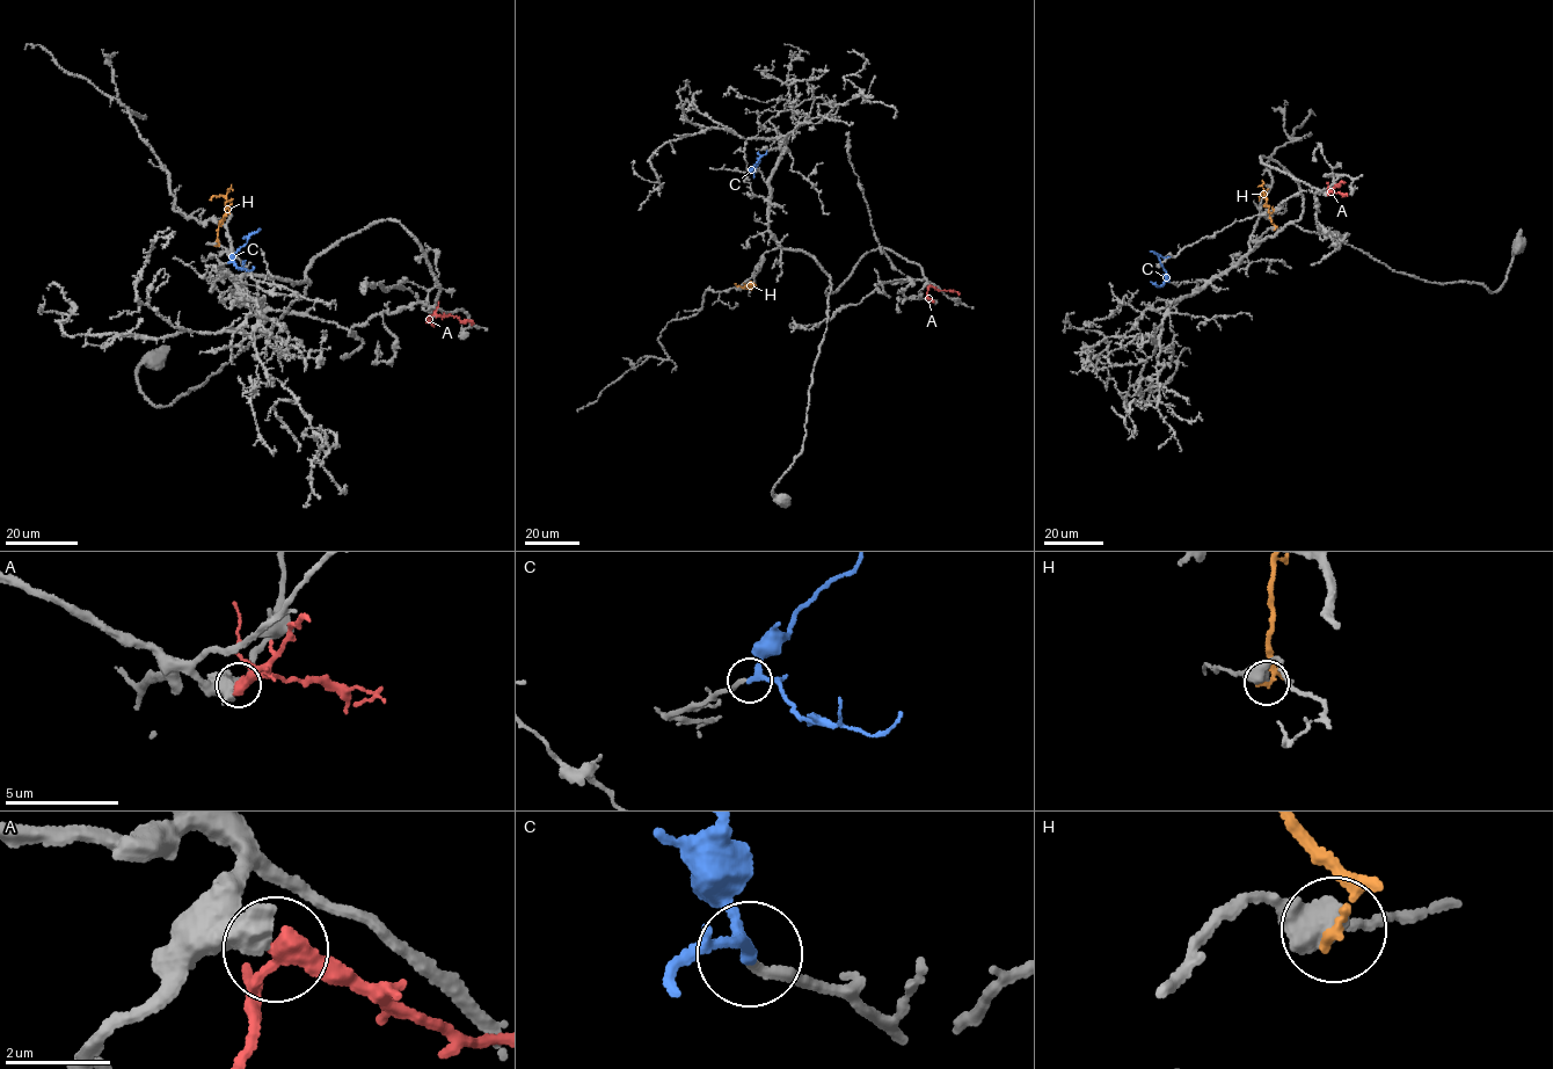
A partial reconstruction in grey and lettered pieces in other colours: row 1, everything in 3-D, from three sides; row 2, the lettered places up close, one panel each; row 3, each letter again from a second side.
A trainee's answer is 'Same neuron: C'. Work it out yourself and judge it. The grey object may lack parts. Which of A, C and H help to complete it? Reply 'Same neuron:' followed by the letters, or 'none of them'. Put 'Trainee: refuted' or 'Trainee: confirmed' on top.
Trainee: confirmed
Same neuron: C

